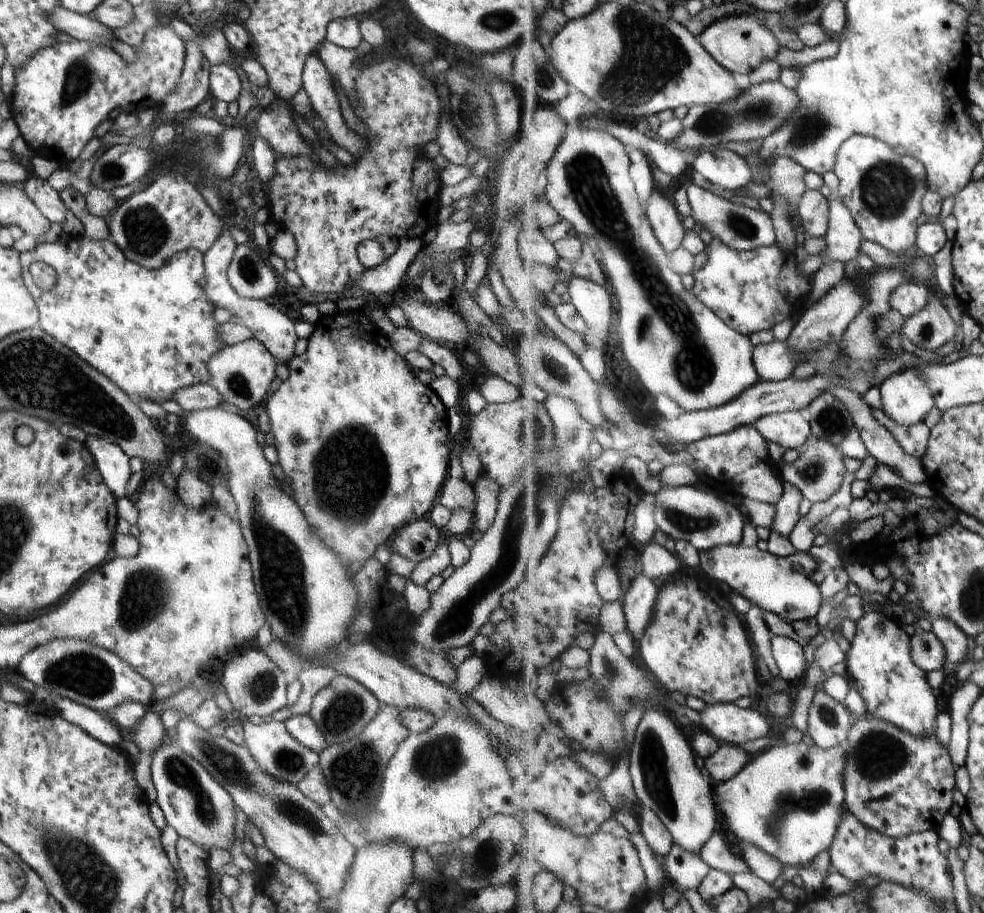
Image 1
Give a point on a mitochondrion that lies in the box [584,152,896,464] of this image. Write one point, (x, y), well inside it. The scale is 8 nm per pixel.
(737, 222)

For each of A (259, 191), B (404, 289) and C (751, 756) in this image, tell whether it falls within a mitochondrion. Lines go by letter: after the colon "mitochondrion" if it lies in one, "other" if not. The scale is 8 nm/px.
A: other
B: other
C: other

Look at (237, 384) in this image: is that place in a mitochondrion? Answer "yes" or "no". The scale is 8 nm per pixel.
yes

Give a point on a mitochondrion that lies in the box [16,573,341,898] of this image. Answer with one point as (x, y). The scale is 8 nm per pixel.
(85, 674)

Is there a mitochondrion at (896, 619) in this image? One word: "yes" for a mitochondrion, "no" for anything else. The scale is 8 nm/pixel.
no

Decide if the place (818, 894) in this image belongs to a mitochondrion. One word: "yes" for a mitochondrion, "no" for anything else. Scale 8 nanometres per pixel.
no

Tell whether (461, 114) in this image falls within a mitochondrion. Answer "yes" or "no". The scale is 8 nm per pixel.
no

